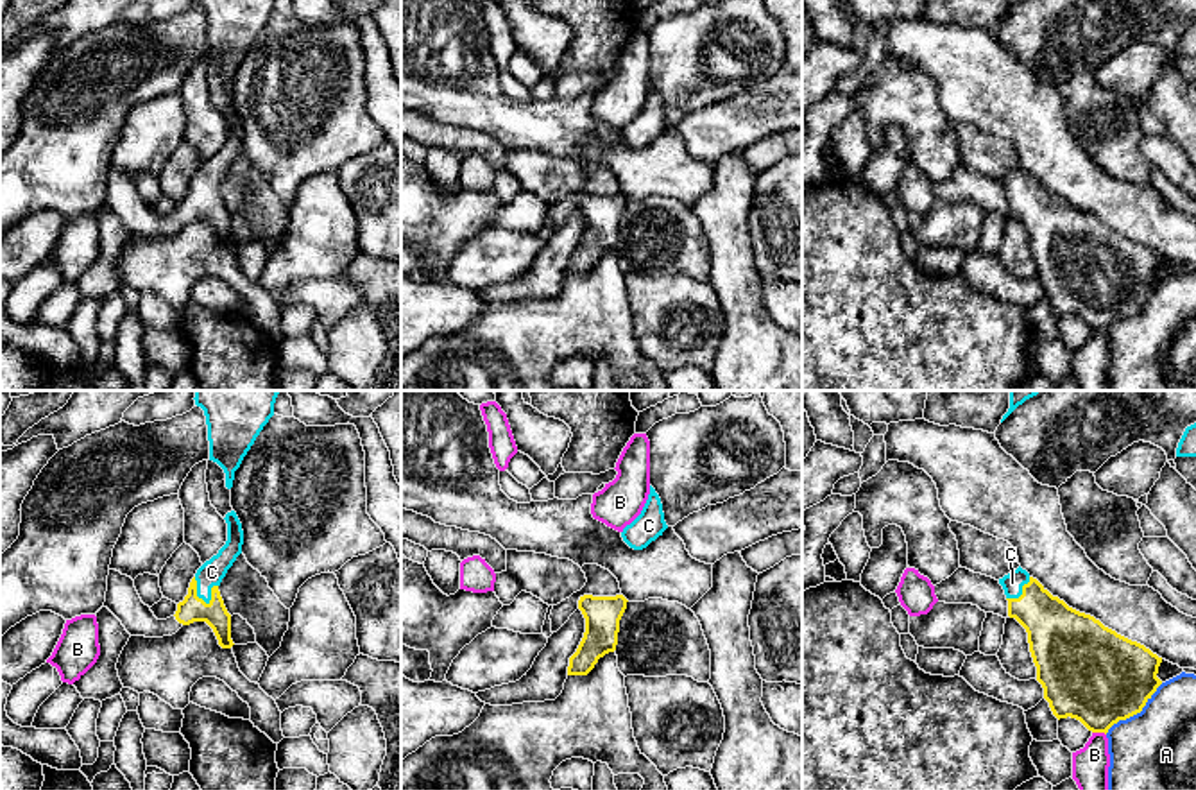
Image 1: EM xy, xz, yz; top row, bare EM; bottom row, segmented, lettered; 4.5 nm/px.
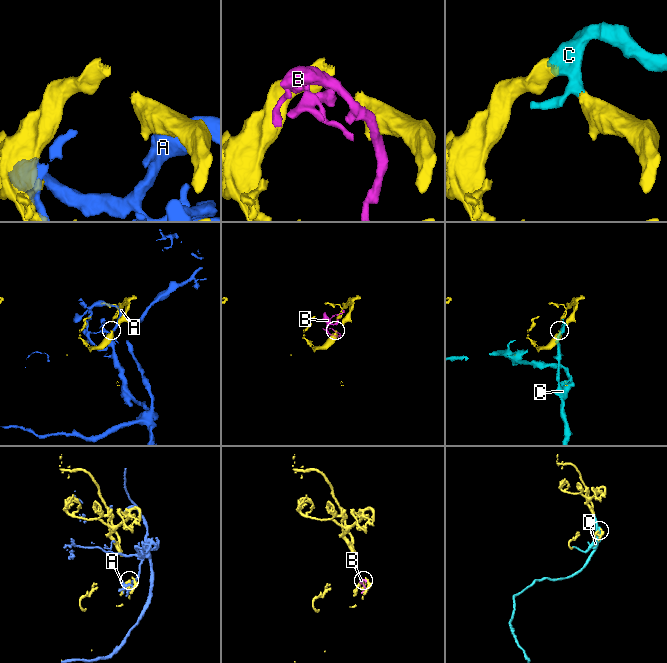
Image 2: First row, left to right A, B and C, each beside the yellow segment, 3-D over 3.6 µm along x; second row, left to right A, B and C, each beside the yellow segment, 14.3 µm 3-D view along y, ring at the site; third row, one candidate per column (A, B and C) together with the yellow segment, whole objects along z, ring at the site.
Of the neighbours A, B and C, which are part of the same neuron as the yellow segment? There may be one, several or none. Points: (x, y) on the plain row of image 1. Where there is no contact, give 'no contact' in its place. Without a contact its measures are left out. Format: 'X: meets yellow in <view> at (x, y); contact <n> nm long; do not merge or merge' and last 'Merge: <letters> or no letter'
A: meets yellow in yz at (1136, 312); contact 340 nm long; do not merge
B: meets yellow in yz at (1100, 330); contact 70 nm long; do not merge
C: meets yellow in xy at (196, 190); contact 140 nm long; merge
Merge: C

